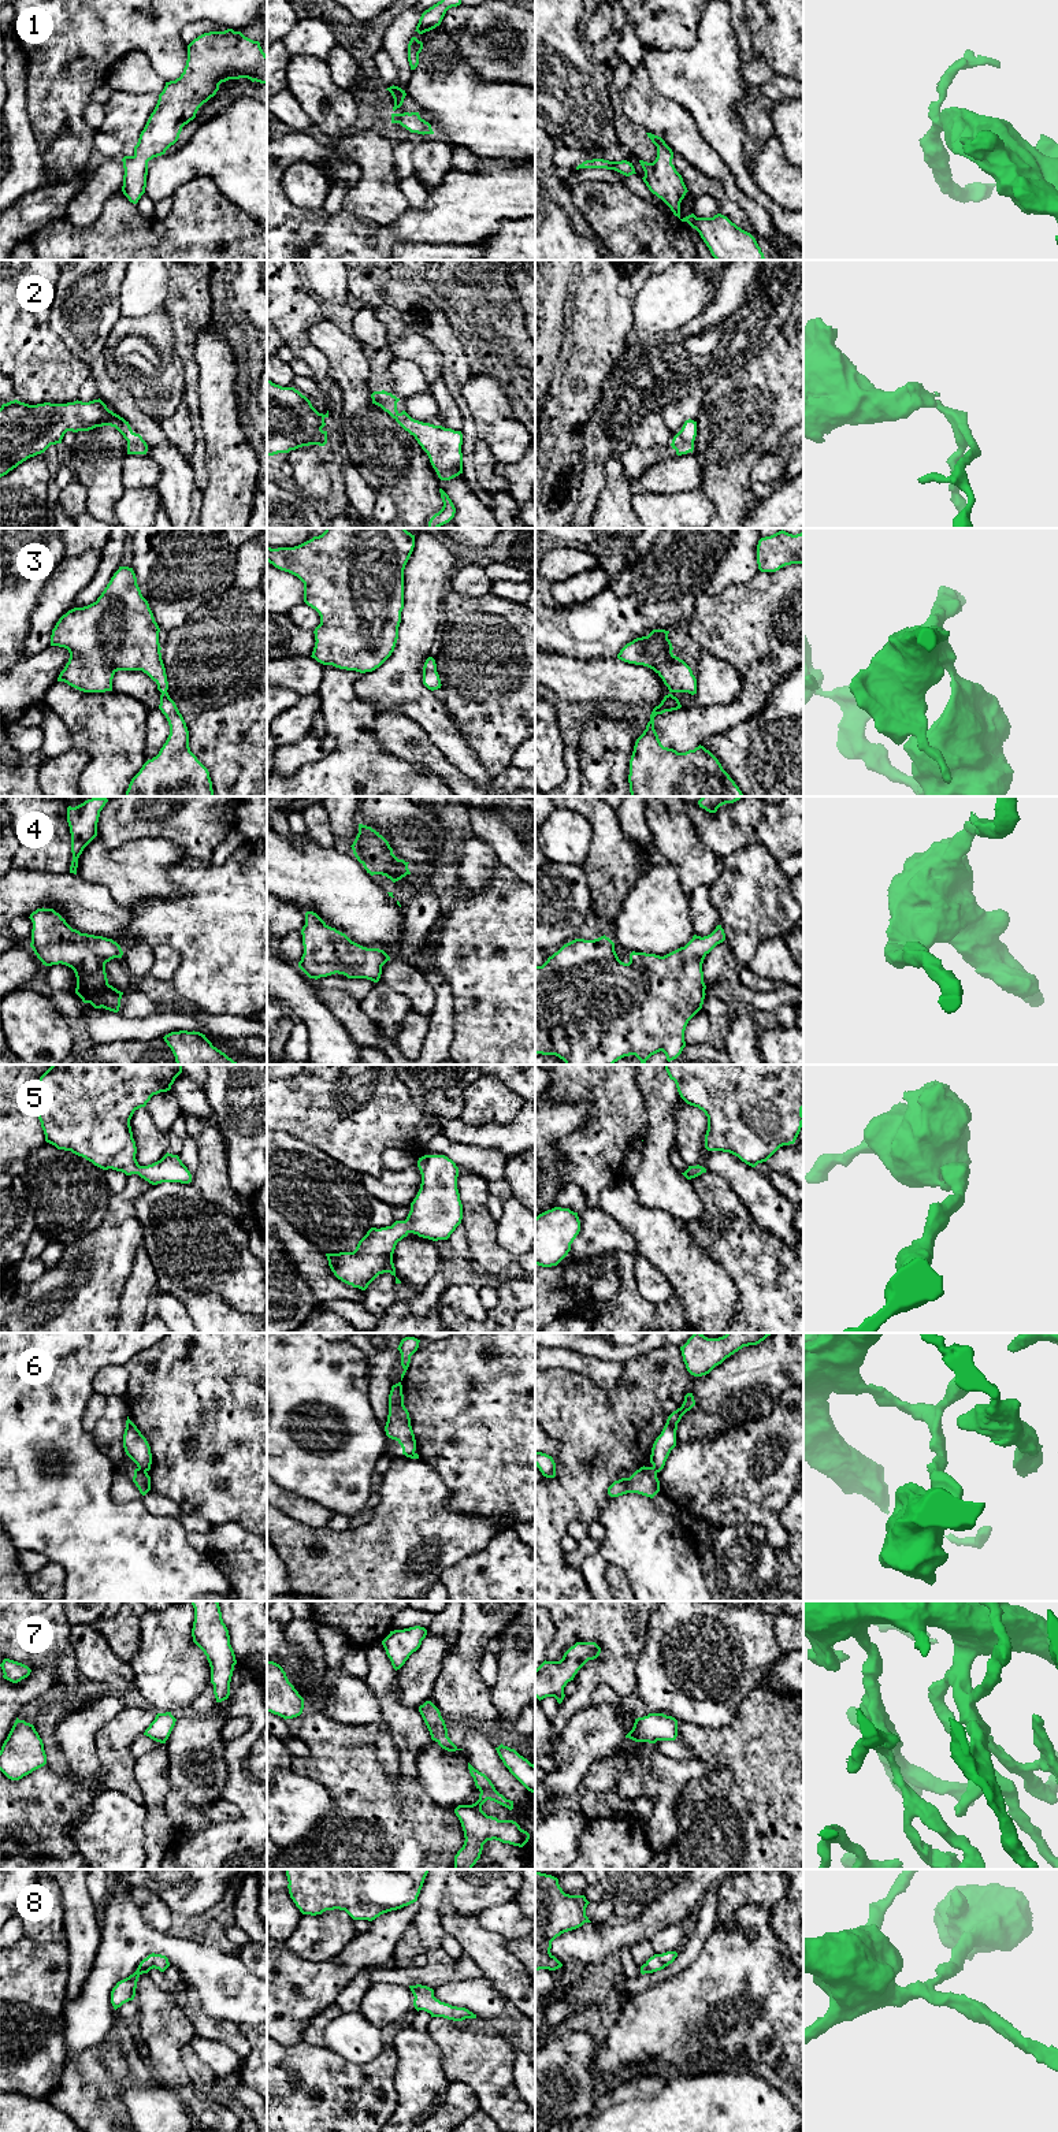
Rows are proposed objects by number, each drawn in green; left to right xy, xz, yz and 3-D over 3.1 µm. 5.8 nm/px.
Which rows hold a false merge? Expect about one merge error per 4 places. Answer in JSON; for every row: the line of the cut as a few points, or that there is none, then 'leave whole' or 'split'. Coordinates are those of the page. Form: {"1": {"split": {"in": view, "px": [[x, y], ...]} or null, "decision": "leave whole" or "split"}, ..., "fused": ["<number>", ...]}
{"1": {"split": null, "decision": "leave whole"}, "2": {"split": null, "decision": "leave whole"}, "3": {"split": null, "decision": "leave whole"}, "4": {"split": null, "decision": "leave whole"}, "5": {"split": null, "decision": "leave whole"}, "6": {"split": null, "decision": "leave whole"}, "7": {"split": null, "decision": "leave whole"}, "8": {"split": null, "decision": "leave whole"}, "fused": []}

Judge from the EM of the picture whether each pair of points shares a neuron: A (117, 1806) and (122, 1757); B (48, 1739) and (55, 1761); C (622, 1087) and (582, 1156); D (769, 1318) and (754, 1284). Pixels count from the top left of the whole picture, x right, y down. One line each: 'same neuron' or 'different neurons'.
A: different neurons
B: same neuron
C: same neuron
D: same neuron

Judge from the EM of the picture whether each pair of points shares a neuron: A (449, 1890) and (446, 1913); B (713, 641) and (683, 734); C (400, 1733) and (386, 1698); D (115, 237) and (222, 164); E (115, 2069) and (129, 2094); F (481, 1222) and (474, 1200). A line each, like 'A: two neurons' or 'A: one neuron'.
A: two neurons
B: one neuron
C: one neuron
D: two neurons
E: one neuron
F: one neuron

